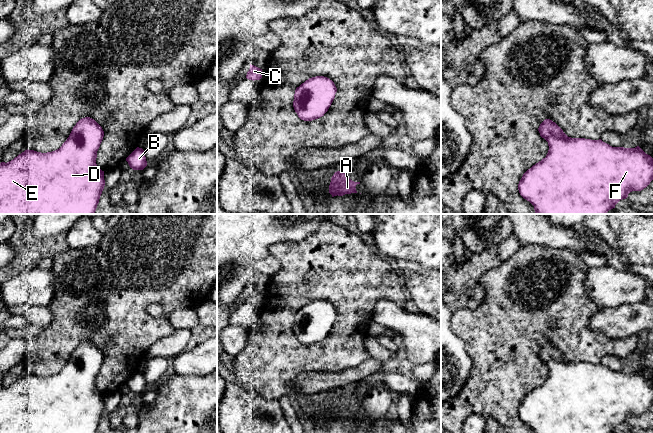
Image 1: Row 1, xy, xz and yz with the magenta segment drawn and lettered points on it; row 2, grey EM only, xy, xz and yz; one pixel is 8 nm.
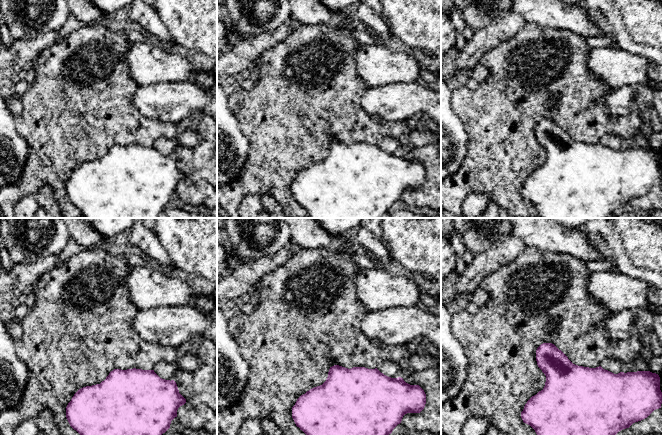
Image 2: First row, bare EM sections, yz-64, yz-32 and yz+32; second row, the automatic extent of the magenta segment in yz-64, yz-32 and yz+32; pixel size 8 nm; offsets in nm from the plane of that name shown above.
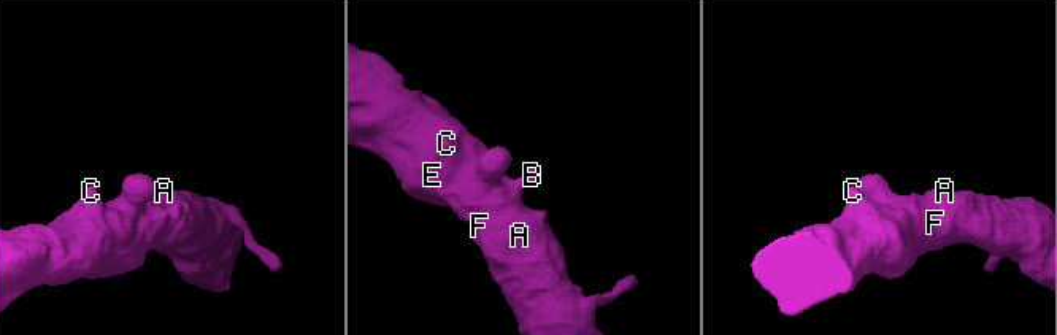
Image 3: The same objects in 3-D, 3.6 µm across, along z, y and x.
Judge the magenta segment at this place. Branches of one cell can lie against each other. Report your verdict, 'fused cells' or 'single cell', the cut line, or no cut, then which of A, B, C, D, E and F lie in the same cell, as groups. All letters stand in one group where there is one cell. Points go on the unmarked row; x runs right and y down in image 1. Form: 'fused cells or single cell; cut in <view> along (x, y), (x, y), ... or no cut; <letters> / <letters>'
single cell; no cut; A B C D E F

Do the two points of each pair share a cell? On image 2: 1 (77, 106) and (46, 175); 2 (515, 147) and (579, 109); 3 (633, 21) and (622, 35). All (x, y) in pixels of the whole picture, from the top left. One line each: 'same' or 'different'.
1: same
2: same
3: different

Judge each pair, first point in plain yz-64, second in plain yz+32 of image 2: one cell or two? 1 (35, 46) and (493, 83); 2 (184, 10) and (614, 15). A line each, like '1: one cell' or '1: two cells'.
1: two cells
2: two cells

